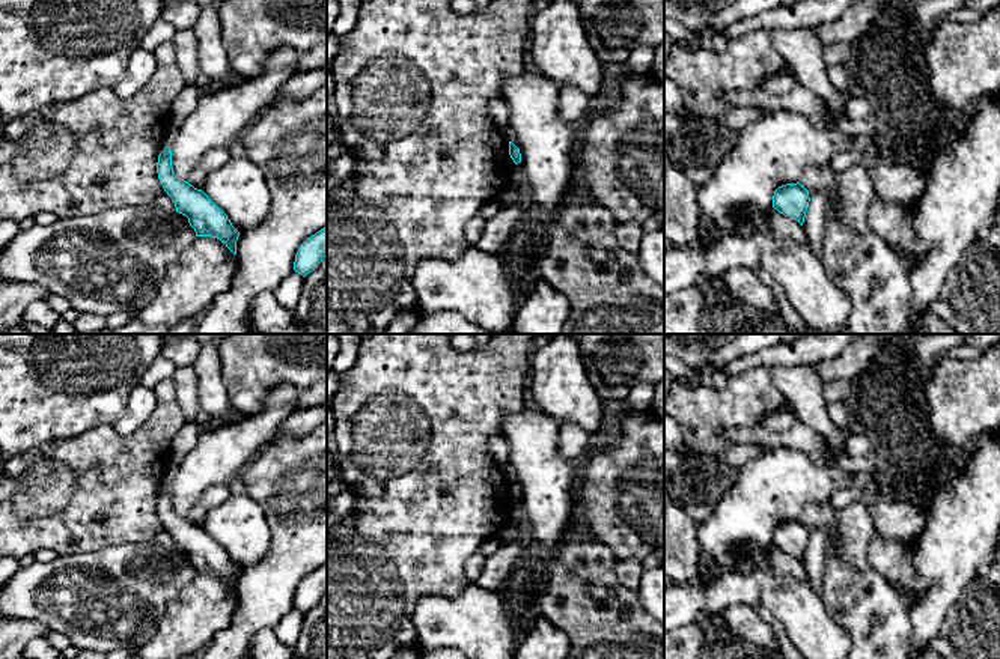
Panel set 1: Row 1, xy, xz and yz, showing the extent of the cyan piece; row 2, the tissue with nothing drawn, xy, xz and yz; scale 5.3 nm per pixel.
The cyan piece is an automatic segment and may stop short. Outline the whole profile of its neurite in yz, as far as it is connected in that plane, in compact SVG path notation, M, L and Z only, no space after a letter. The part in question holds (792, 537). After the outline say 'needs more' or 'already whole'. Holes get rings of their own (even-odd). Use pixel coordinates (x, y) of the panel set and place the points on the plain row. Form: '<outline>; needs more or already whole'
M800 519L782 522L773 533L773 545L785 554L798 558L801 563L804 560L809 539L809 528Z; already whole

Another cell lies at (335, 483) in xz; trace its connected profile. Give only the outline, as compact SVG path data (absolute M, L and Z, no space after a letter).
M327 400L327 507L333 498L346 489L337 468L337 442L334 438L334 414L331 400Z

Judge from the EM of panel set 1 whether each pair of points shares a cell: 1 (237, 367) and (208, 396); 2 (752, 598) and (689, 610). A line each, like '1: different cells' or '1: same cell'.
1: different cells
2: same cell

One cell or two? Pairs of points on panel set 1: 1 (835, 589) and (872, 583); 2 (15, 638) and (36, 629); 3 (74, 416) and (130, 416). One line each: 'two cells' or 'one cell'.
1: one cell
2: one cell
3: two cells

